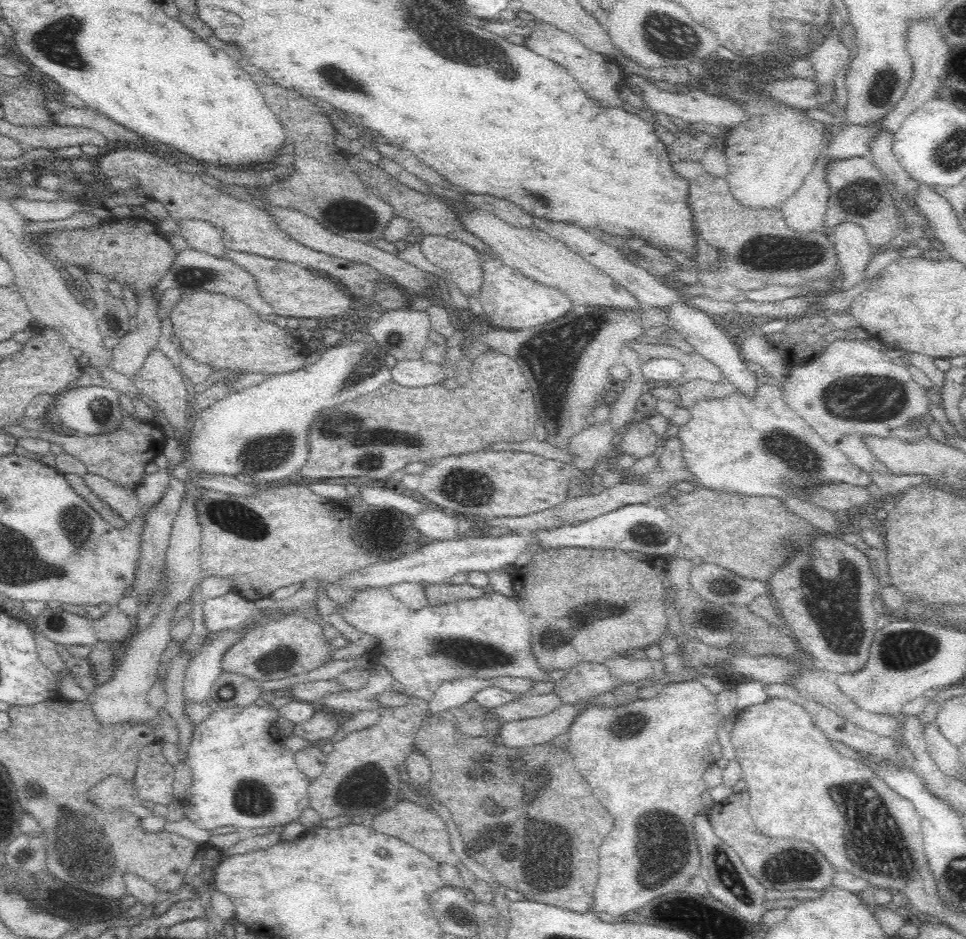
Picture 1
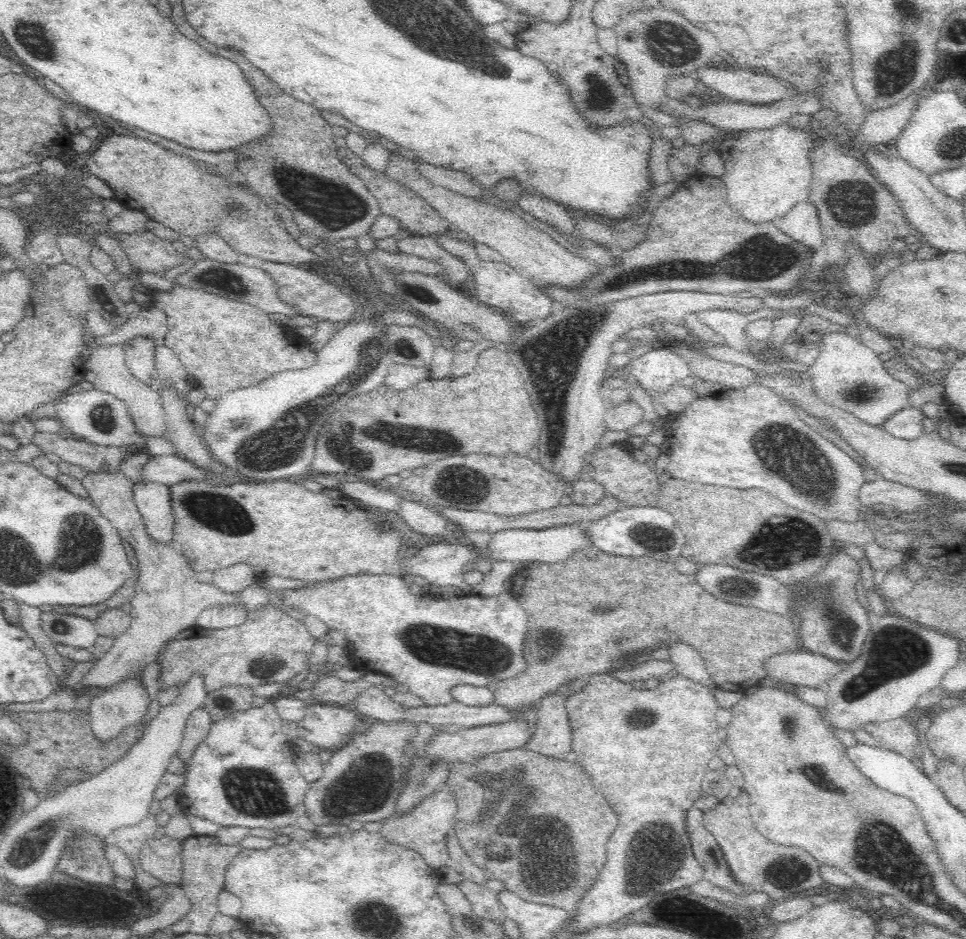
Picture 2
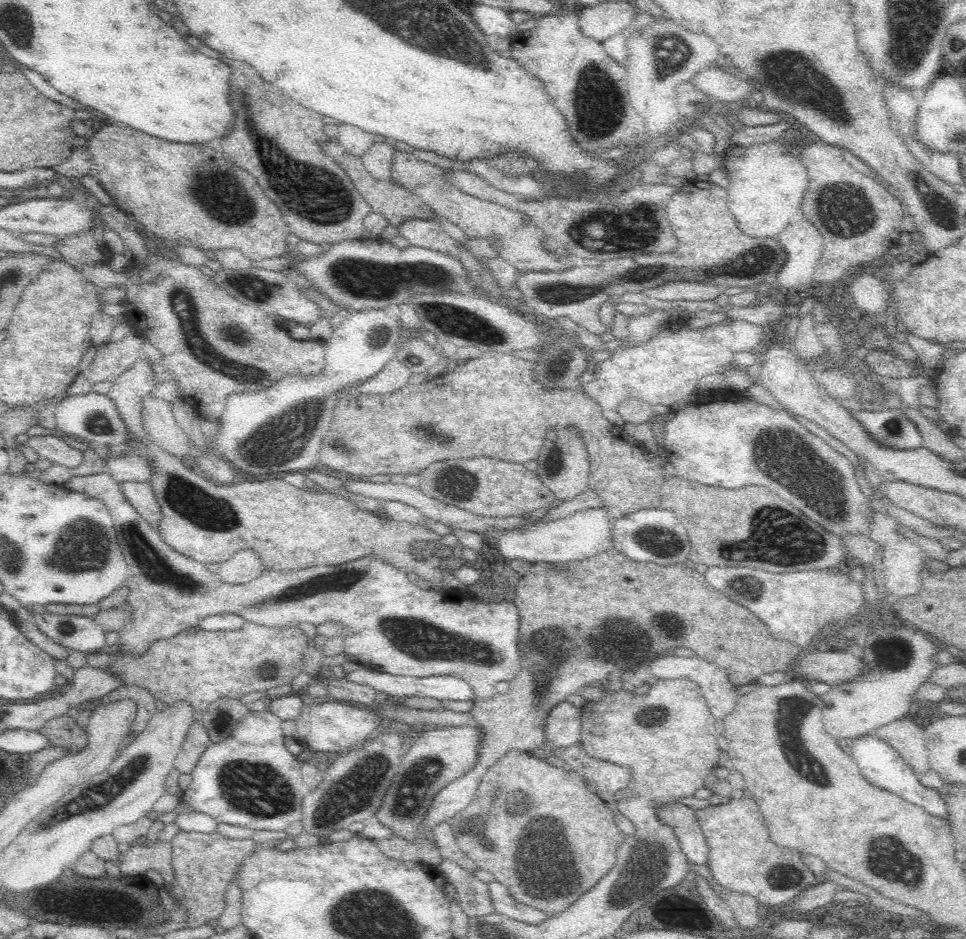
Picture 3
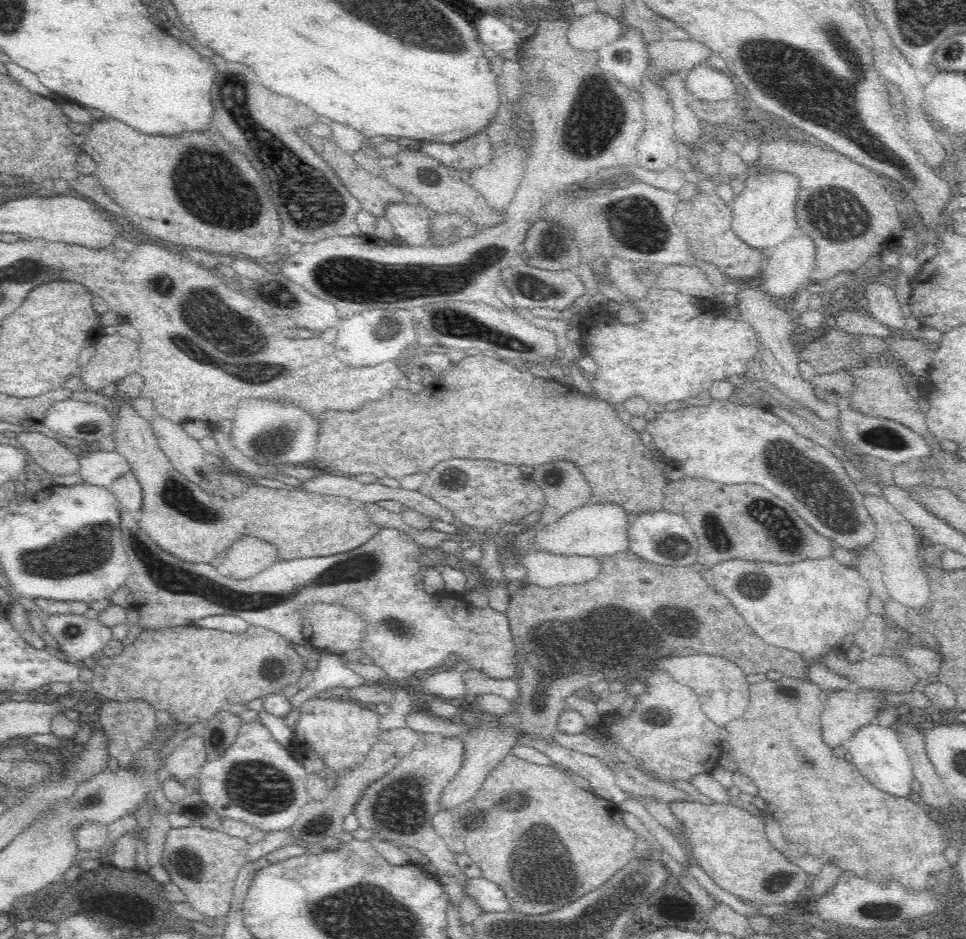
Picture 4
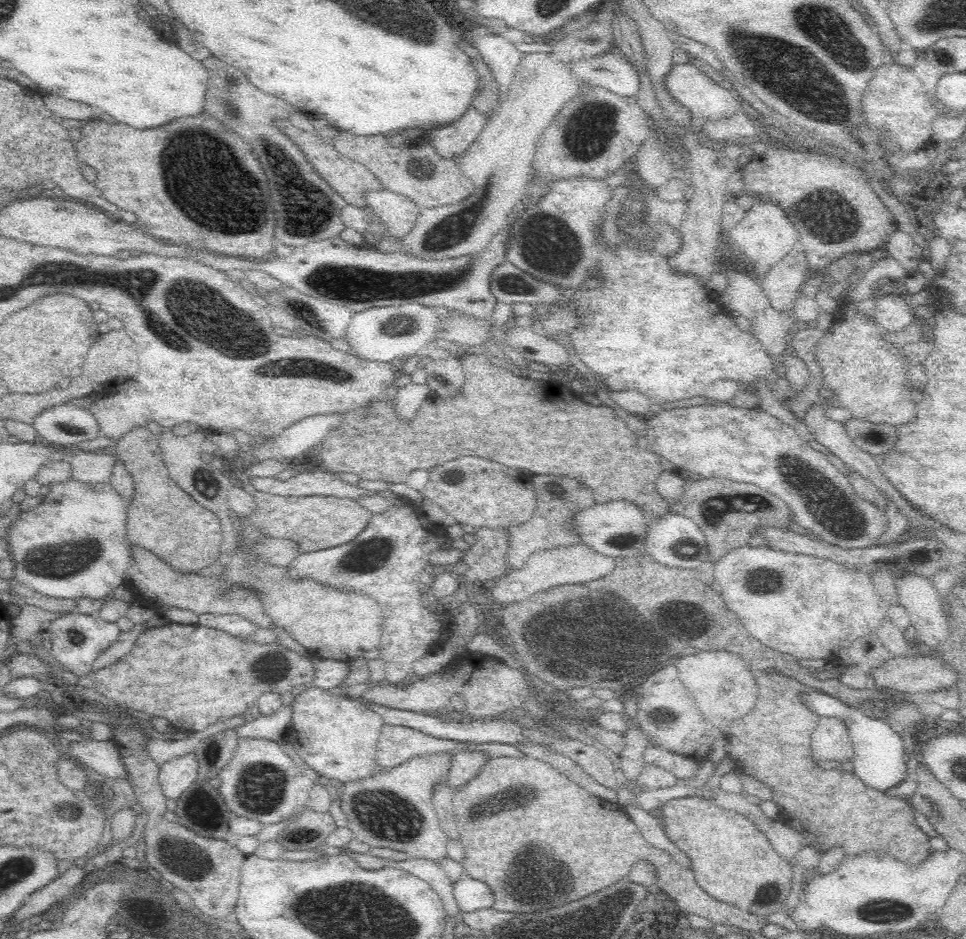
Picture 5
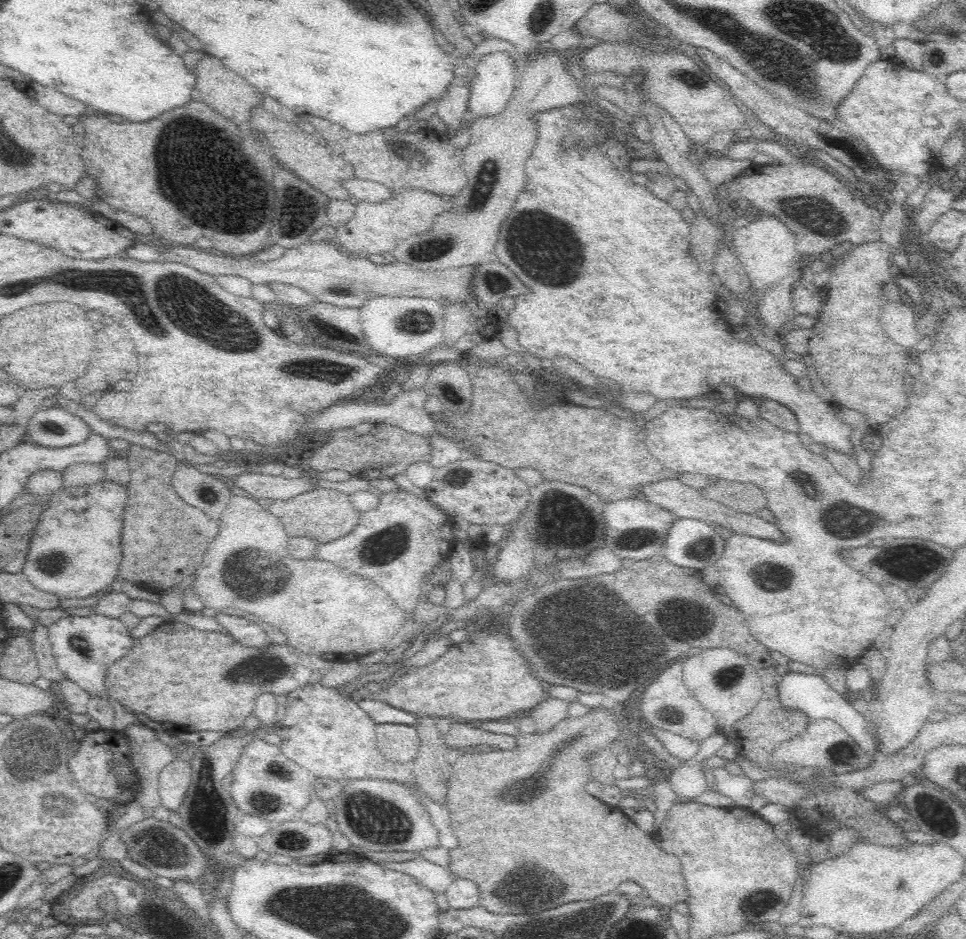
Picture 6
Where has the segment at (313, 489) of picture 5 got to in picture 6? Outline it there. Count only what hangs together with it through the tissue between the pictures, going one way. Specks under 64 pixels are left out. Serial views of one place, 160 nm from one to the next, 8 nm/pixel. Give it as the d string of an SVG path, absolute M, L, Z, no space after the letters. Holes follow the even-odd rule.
M309 470L305 471L300 478L288 480L281 475L271 476L246 472L229 478L227 482L229 486L246 491L254 501L260 499L288 500L314 489L311 482L312 475L313 471Z

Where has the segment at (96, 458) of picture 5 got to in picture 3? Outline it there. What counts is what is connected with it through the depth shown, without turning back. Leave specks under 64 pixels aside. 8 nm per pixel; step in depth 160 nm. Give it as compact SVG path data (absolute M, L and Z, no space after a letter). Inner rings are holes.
M134 455L111 457L102 459L103 473L119 484L122 482L146 482L150 481L153 471L148 460Z

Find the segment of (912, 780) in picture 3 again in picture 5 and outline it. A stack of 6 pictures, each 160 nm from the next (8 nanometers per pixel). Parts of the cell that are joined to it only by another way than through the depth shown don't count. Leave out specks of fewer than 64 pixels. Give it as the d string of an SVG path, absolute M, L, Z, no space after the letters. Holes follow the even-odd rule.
M808 687L808 690L798 692L798 697L800 697L800 702L808 707L808 710L818 714L819 717L836 717L844 721L855 750L853 773L864 785L879 791L885 791L892 786L896 786L896 784L900 784L902 780L910 778L906 773L906 762L904 762L904 739L892 732L882 722L882 719L878 720L877 717L870 715L868 712L860 708L854 708L815 688Z

